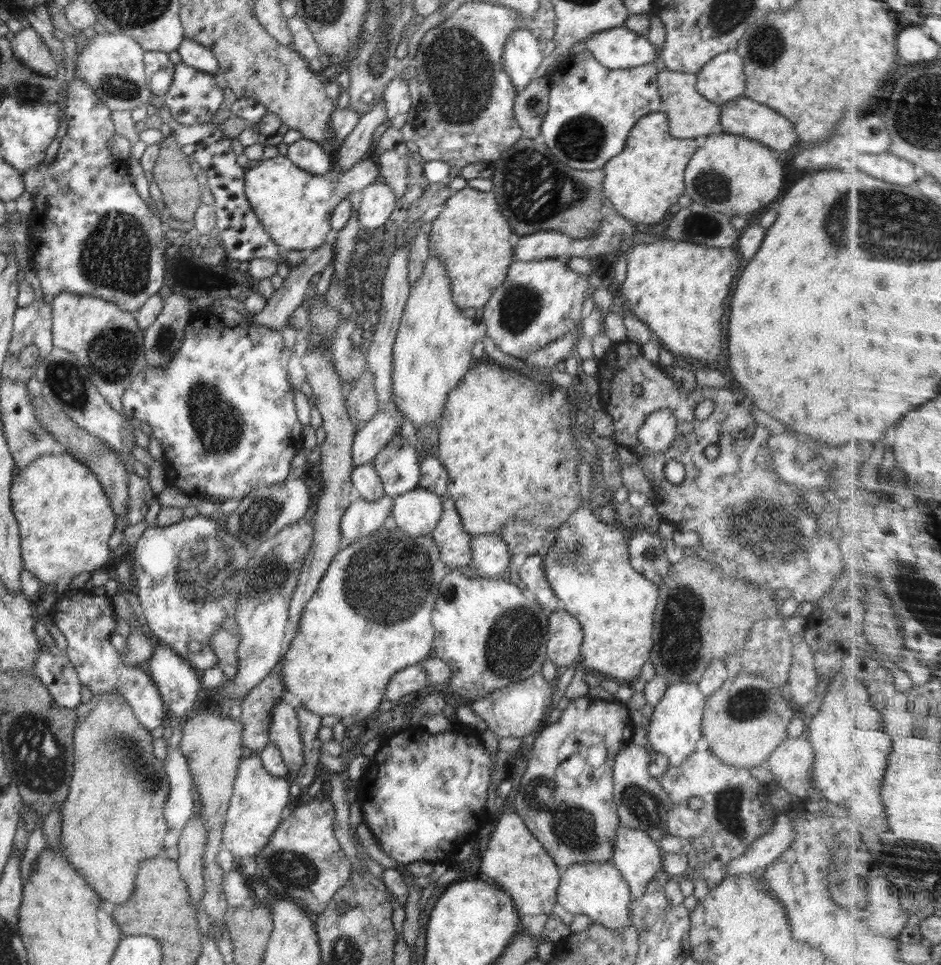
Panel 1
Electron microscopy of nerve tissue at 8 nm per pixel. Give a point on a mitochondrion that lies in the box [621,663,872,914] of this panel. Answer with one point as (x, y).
(728, 804)

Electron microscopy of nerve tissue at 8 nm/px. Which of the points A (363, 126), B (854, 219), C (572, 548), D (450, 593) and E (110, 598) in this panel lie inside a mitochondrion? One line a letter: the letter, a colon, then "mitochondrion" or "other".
A: other
B: mitochondrion
C: mitochondrion
D: mitochondrion
E: other

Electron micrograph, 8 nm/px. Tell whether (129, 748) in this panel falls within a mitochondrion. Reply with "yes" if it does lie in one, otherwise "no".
yes

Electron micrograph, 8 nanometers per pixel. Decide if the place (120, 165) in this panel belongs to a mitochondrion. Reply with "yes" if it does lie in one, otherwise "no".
no

